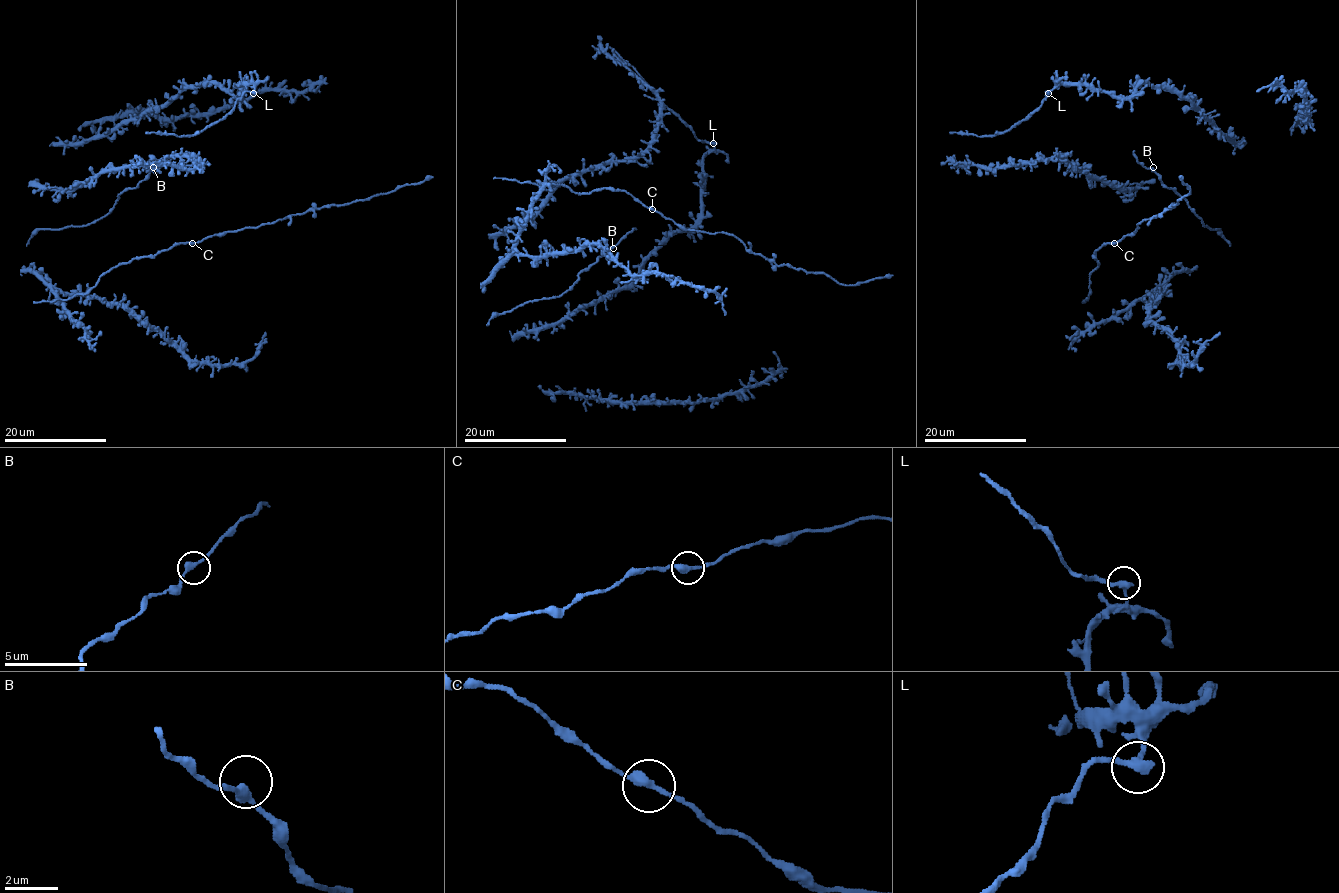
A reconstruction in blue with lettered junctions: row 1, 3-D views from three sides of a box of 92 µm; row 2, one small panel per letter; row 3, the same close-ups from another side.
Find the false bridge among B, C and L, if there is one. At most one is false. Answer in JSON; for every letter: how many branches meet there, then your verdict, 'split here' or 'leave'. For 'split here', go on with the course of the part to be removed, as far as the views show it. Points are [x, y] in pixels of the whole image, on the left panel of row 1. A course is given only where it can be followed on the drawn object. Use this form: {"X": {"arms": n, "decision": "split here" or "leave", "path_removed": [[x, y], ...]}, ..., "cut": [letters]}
{"B": {"arms": 2, "decision": "leave"}, "C": {"arms": 2, "decision": "leave"}, "L": {"arms": 2, "decision": "split here", "path_removed": [[254, 93], [245, 92], [222, 119], [200, 131], [179, 136], [145, 133]]}, "cut": ["L"]}

